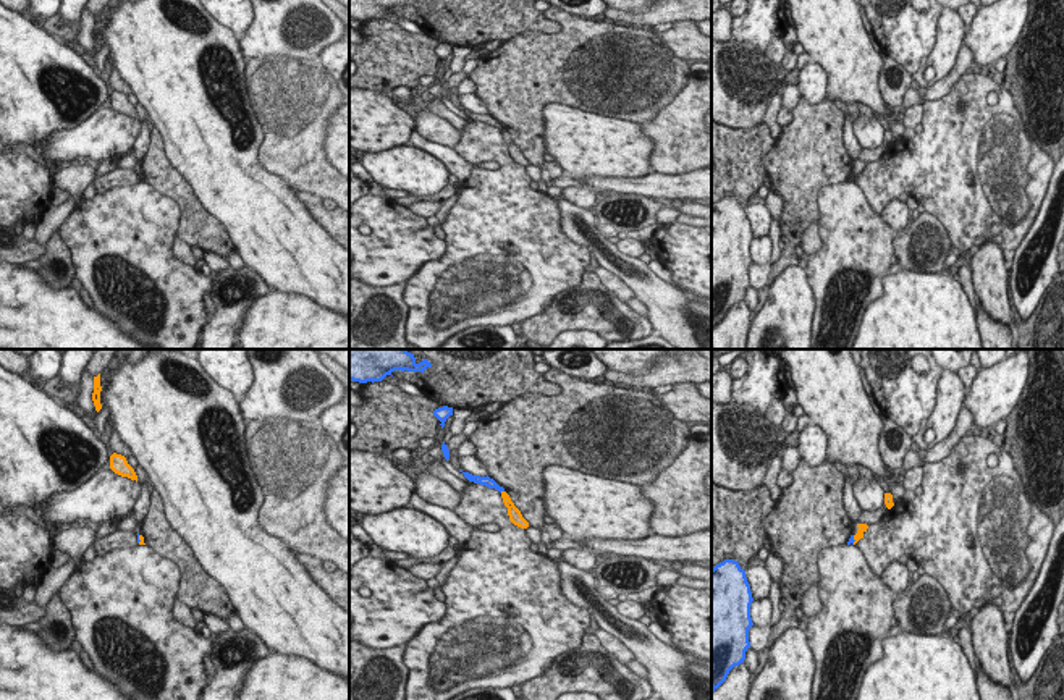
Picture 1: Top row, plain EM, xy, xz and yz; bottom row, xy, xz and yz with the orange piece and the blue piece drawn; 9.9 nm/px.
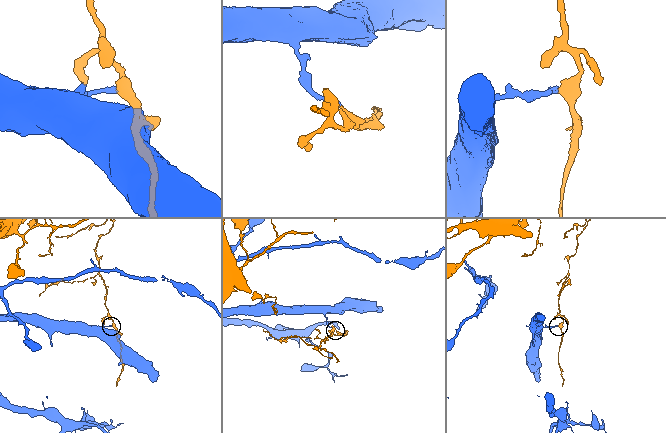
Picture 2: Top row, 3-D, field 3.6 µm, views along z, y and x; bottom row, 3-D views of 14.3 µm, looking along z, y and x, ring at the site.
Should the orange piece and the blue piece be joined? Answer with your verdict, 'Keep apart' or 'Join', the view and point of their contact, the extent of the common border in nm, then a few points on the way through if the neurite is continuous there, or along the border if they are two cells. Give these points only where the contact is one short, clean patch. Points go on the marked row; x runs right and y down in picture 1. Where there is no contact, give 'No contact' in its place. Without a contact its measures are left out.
Keep apart. Touches orange at yz (854, 539). Shared border 100 nm. Boundary: yz (852, 535), (854, 543)

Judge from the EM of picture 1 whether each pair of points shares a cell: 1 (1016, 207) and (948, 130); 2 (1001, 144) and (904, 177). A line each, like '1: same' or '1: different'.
1: same
2: same

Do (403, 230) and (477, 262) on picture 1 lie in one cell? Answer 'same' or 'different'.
different

